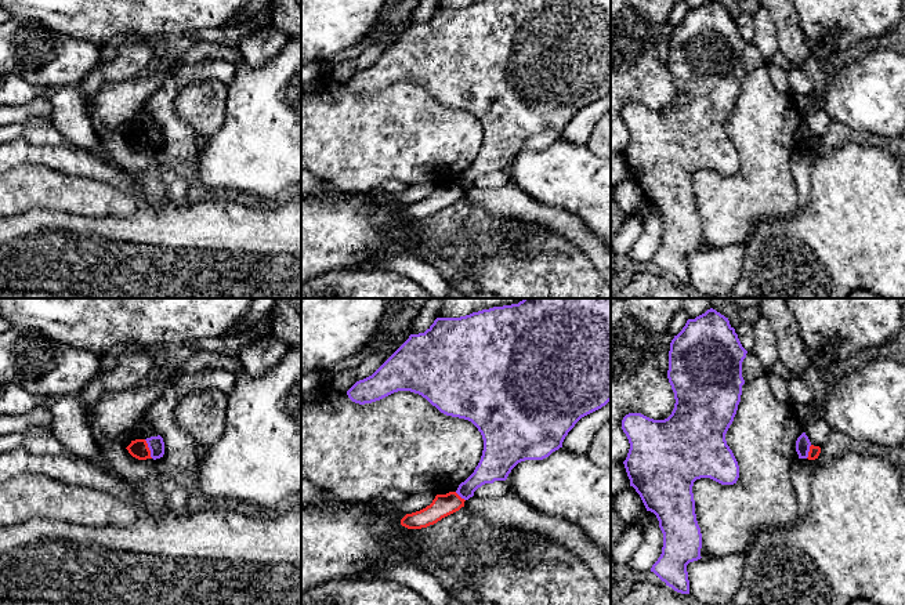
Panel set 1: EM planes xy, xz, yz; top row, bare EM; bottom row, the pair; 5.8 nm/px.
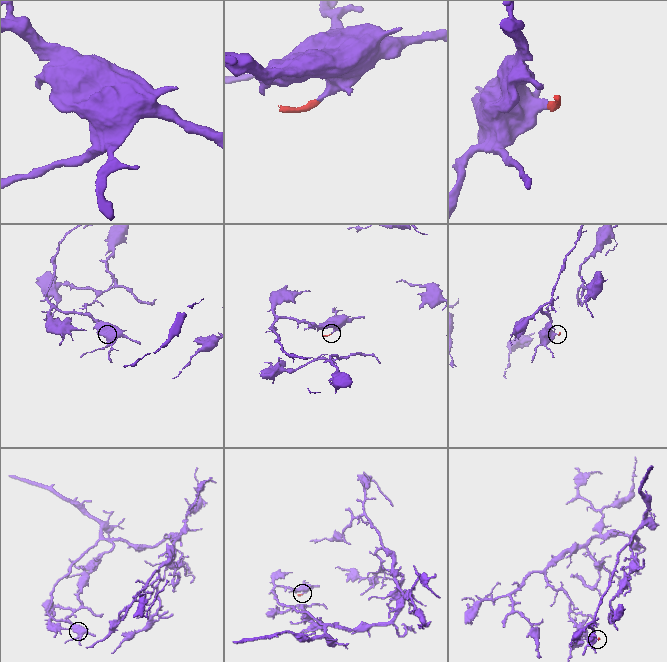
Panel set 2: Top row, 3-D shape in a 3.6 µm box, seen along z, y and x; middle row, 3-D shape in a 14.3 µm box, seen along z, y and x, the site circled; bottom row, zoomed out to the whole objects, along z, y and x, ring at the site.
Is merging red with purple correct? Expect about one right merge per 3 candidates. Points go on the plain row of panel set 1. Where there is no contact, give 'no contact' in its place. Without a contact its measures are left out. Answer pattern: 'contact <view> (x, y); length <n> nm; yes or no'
contact xy (148, 140); length 120 nm; no

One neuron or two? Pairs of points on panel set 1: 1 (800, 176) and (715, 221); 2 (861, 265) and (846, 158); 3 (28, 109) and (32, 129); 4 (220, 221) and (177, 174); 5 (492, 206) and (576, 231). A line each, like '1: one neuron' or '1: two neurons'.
1: two neurons
2: one neuron
3: two neurons
4: two neurons
5: one neuron

